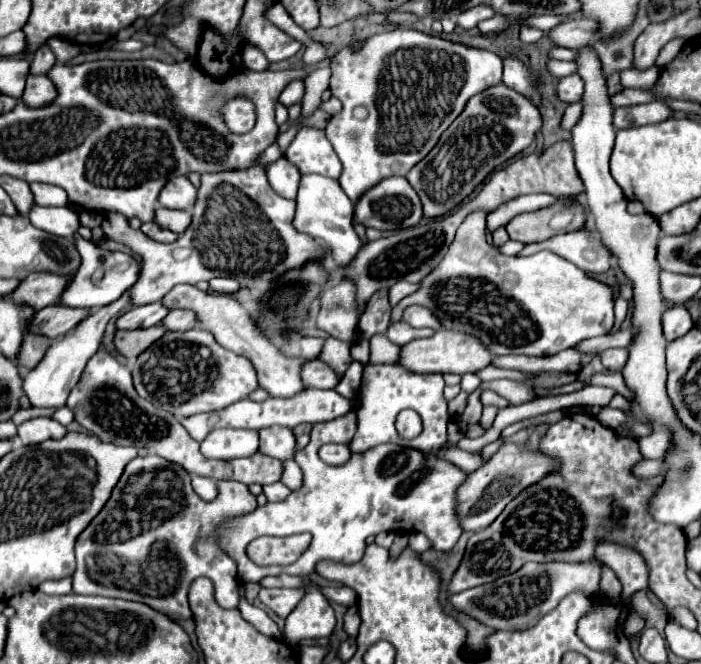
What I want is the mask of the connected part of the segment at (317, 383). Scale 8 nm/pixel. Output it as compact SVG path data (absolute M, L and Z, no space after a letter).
M312 359L302 365L300 379L304 381L306 389L334 389L340 381L340 375L336 375L320 359Z

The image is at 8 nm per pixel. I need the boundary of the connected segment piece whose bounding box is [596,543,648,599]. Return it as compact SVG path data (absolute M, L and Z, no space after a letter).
M600 543L596 547L596 557L604 561L610 569L614 569L616 577L622 583L622 597L630 599L632 593L648 589L648 569L644 559L638 557L636 551Z

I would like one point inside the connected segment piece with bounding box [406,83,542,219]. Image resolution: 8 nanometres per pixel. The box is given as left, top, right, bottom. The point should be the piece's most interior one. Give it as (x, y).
(498, 123)

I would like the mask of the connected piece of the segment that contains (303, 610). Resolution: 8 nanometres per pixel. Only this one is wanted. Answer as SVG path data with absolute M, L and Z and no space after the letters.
M308 589L298 607L288 615L284 627L284 639L296 645L300 639L320 639L330 637L336 625L334 611L330 603L322 597L318 589Z

